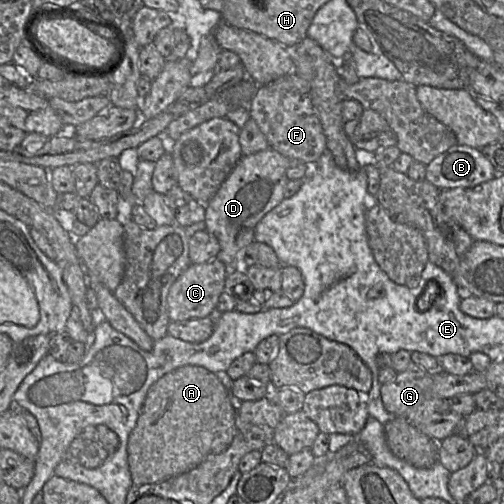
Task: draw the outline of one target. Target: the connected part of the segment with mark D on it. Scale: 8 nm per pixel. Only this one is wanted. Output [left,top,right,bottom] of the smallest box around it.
[205,148,290,274]

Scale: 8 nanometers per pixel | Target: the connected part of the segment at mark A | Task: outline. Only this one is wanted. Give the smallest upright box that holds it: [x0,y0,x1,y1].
[128,366,236,485]

